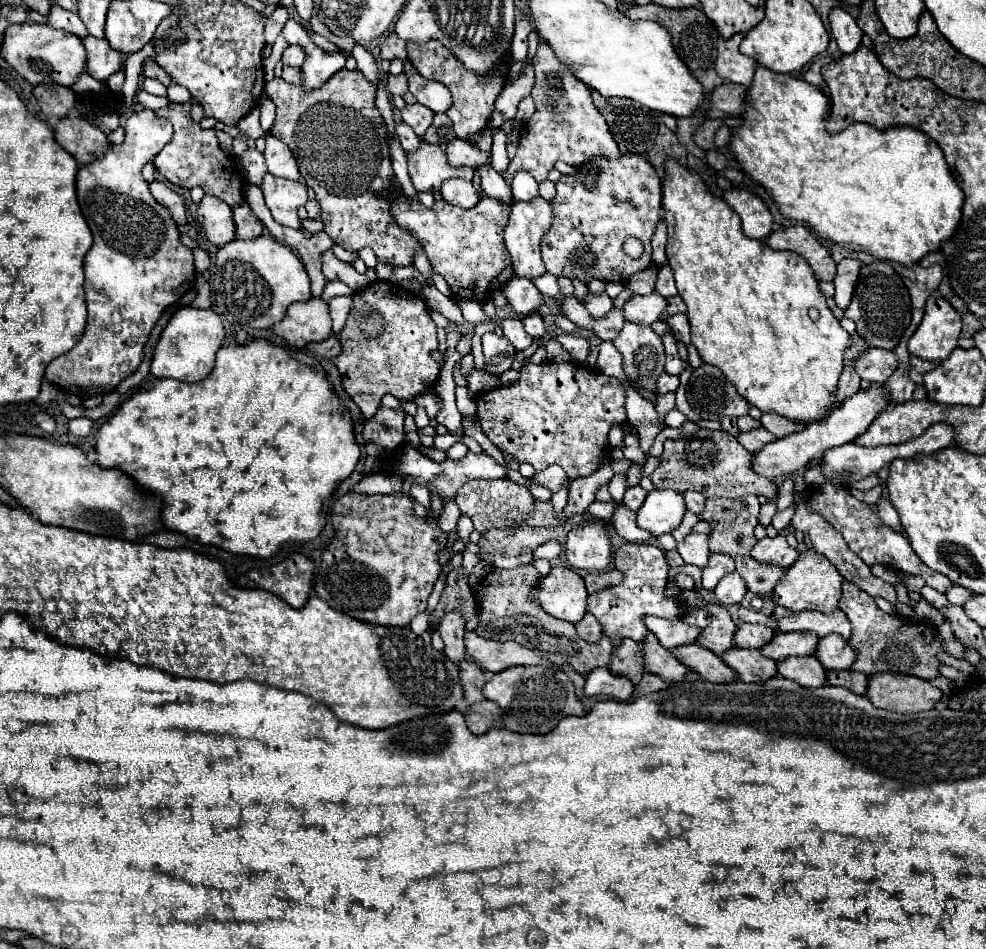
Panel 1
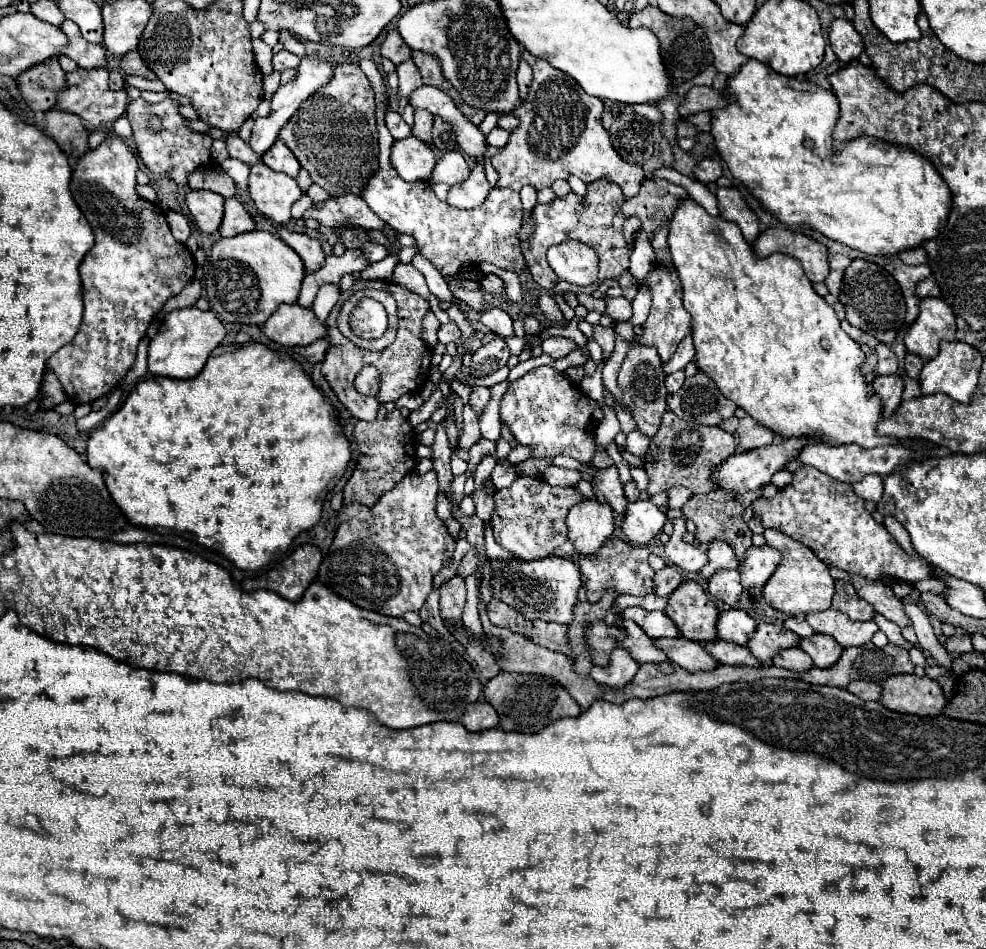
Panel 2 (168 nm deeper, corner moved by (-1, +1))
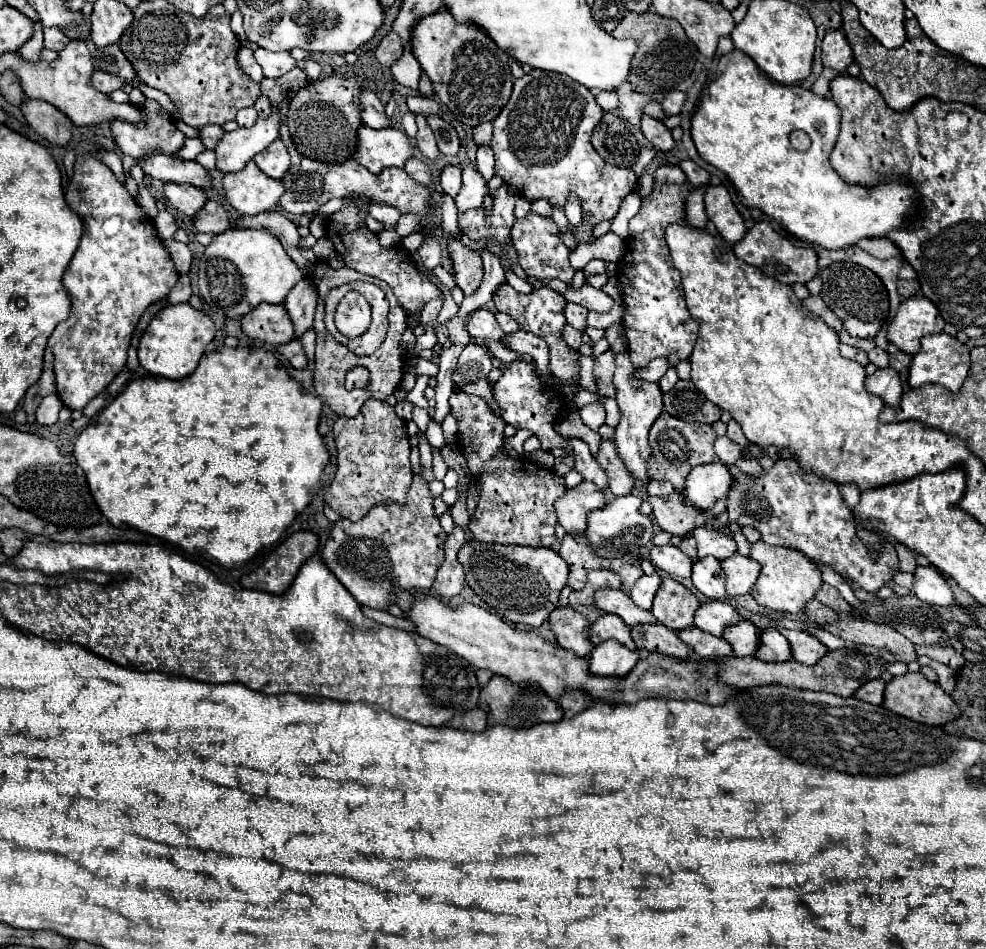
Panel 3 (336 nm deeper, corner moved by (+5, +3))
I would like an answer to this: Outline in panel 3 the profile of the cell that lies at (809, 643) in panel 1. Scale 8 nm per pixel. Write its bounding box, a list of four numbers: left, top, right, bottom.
[723,620,761,656]

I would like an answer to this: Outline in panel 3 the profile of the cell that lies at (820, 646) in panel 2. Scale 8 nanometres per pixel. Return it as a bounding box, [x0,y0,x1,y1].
[781,628,827,666]

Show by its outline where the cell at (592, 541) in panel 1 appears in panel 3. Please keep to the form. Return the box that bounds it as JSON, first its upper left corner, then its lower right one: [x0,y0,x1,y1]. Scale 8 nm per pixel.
[555,482,605,534]

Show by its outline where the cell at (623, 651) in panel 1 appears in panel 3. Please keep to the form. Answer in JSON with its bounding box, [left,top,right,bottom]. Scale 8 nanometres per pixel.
[549,606,593,656]

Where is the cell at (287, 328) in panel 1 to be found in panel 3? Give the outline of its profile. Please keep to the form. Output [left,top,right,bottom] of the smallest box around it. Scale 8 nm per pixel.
[241,304,295,346]

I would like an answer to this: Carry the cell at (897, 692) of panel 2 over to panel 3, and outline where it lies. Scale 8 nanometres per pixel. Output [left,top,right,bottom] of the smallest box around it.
[883,672,959,726]

